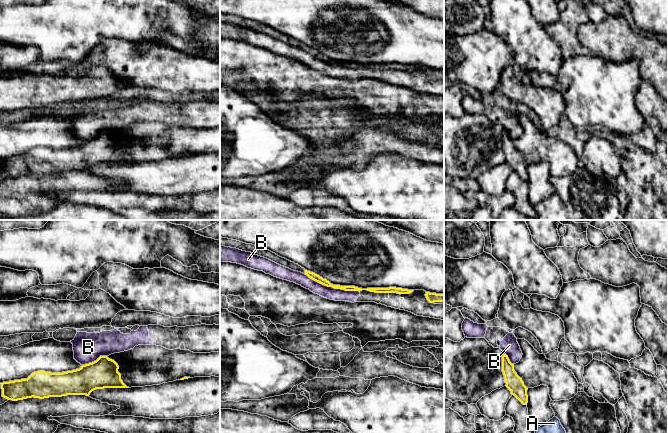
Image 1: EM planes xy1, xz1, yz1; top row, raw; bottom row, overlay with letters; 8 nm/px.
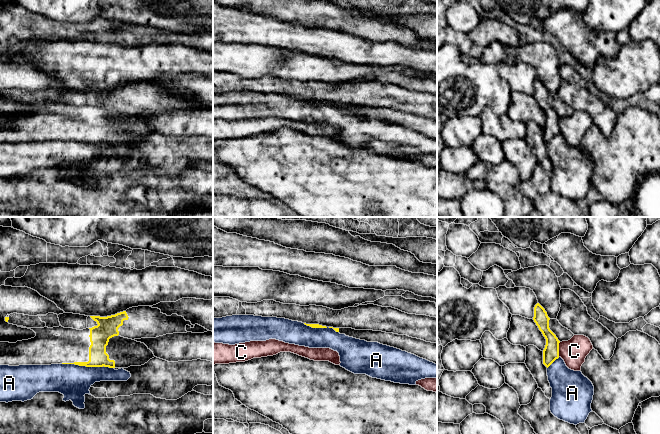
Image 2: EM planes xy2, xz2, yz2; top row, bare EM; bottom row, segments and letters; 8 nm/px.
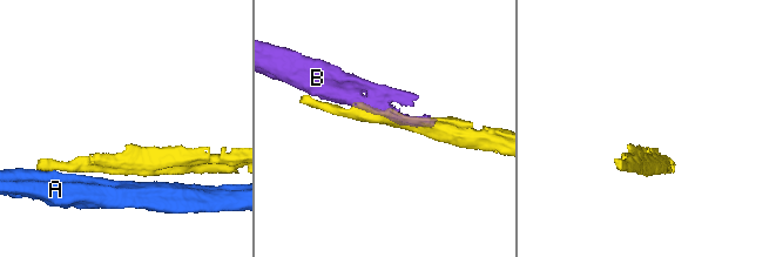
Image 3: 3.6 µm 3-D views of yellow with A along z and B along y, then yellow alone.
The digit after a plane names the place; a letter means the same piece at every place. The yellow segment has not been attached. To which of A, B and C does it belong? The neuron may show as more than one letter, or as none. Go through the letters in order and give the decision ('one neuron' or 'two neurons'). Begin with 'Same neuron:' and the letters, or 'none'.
Same neuron: none
A: two neurons
B: two neurons
C: two neurons

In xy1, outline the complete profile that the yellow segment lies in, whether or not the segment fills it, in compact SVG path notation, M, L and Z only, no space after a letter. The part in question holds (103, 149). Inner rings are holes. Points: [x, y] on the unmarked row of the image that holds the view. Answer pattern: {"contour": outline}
{"contour": "M107 132L82 141L79 145L51 149L38 147L27 155L0 159L0 181L8 176L86 171L96 165L129 164L121 156L118 140Z"}

